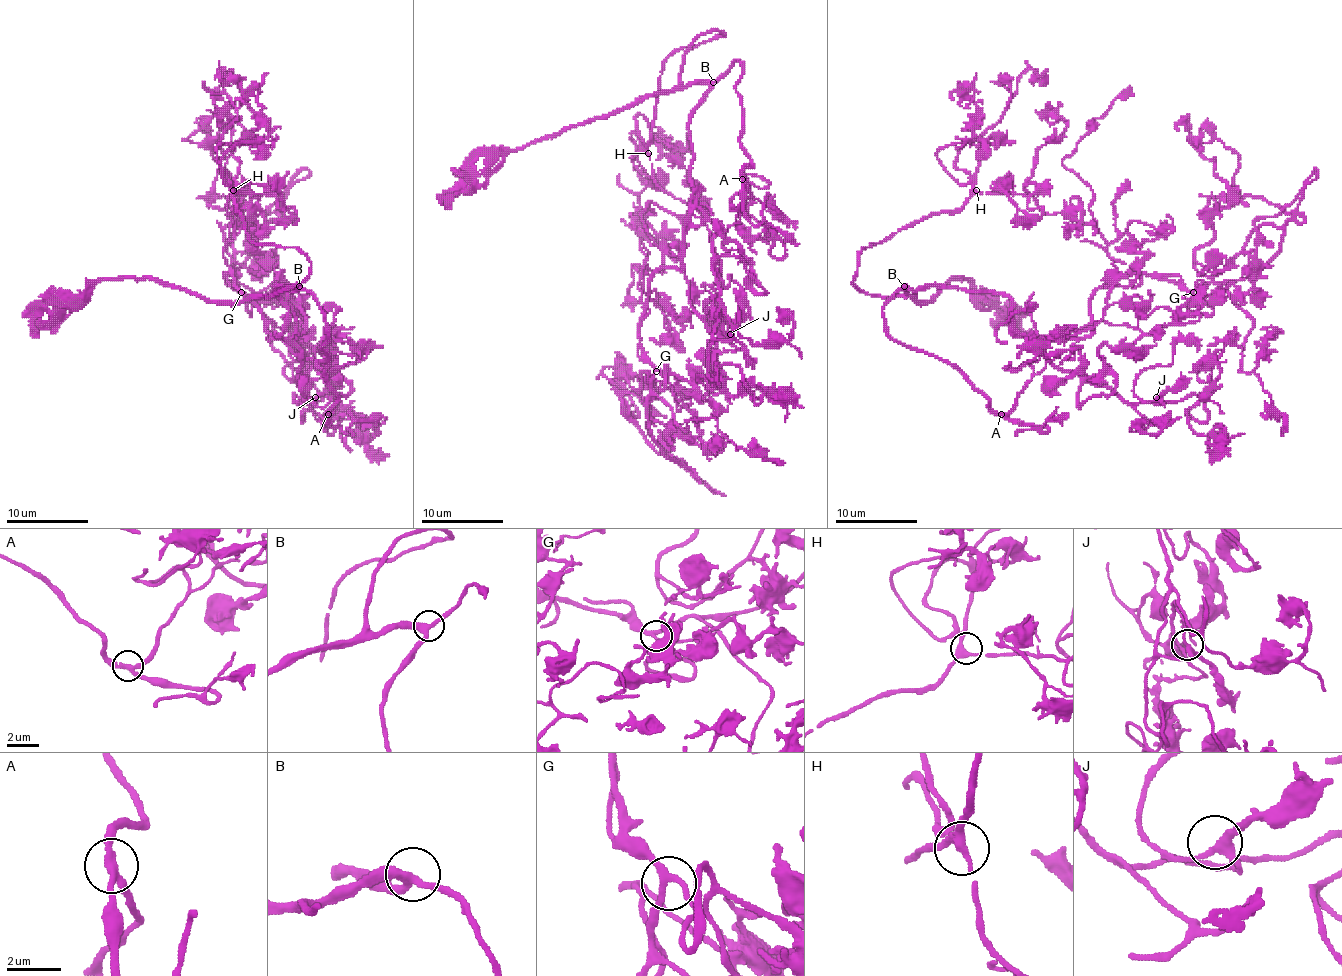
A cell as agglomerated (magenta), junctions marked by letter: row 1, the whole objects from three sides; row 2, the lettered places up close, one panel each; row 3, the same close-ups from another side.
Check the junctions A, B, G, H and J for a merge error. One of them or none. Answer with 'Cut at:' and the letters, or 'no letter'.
Cut at: no letter

